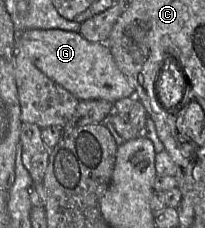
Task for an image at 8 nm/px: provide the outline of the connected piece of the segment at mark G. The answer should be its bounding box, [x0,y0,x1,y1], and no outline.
[18,29,134,100]

